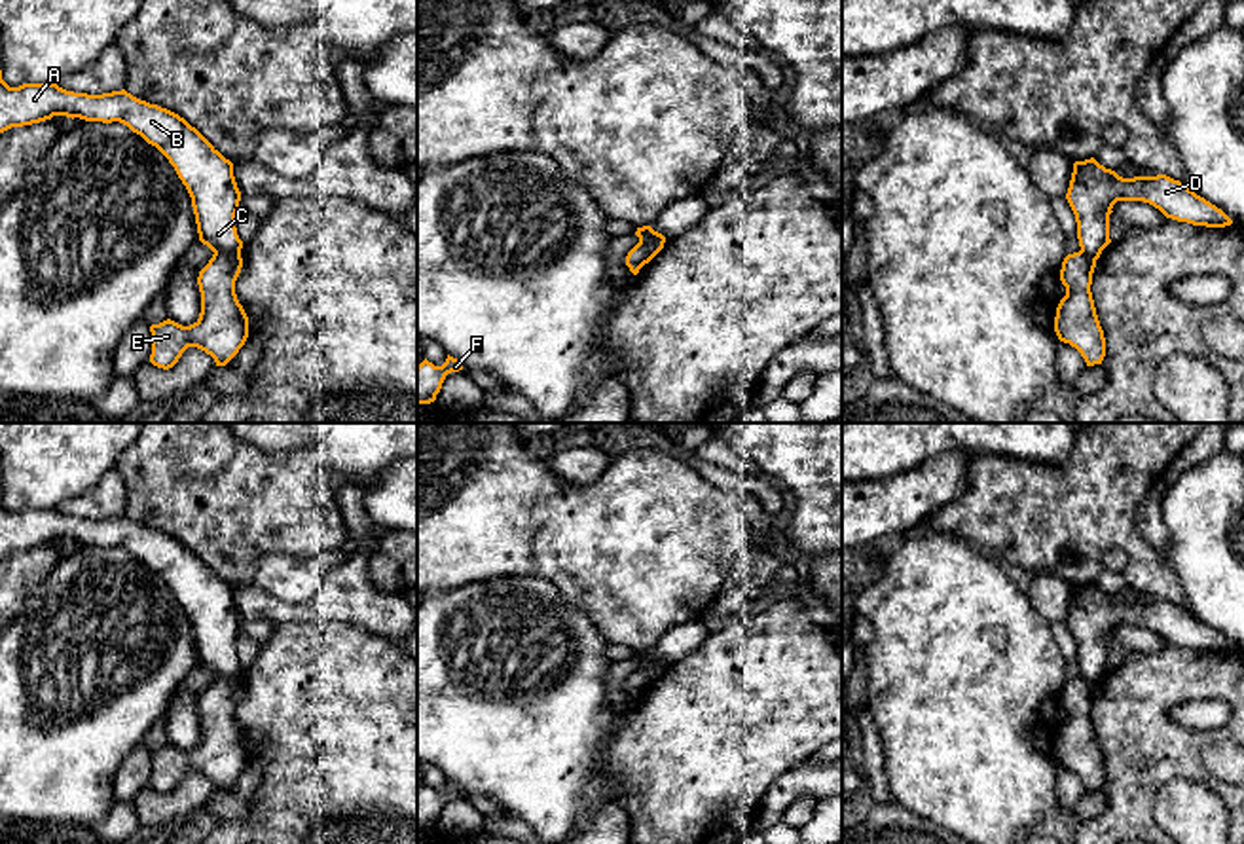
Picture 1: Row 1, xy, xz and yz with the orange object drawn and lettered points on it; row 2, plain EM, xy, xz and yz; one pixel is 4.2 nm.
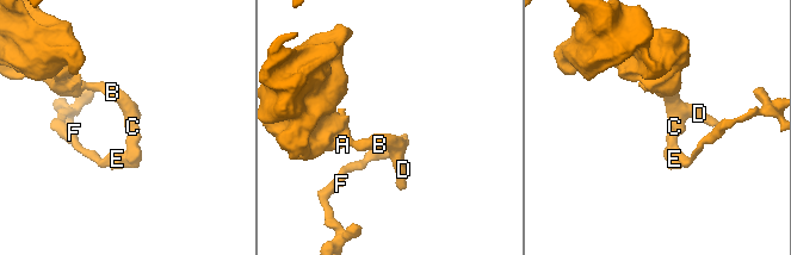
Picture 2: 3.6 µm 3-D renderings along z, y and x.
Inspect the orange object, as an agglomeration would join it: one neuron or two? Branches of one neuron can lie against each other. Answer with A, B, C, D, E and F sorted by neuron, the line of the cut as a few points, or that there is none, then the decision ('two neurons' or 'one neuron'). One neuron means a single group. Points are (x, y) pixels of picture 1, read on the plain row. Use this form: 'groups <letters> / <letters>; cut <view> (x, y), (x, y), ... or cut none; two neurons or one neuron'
groups A B C D / E F; cut xy (239, 676), (215, 679); two neurons

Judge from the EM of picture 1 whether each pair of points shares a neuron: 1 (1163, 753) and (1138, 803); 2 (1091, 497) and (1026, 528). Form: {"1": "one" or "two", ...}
{"1": "one", "2": "one"}

